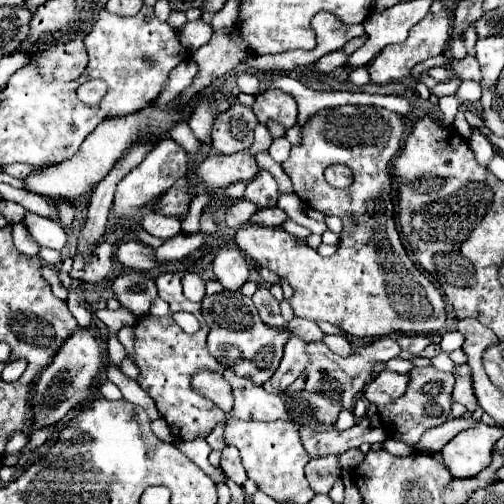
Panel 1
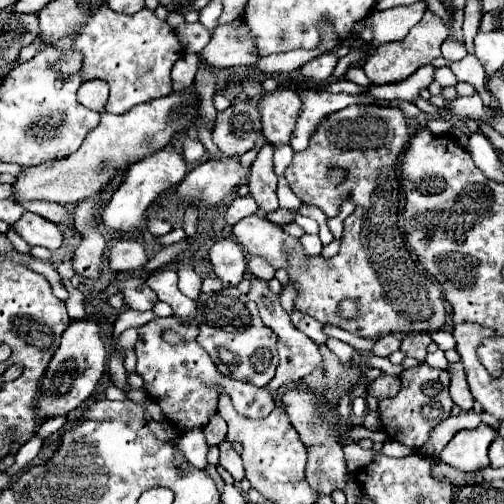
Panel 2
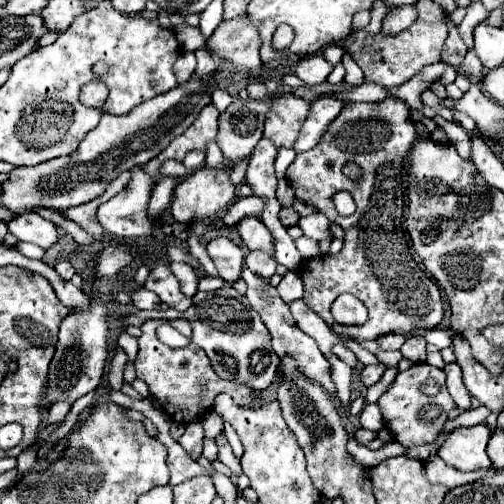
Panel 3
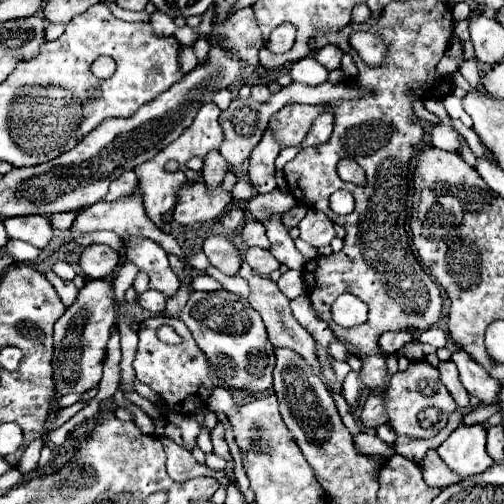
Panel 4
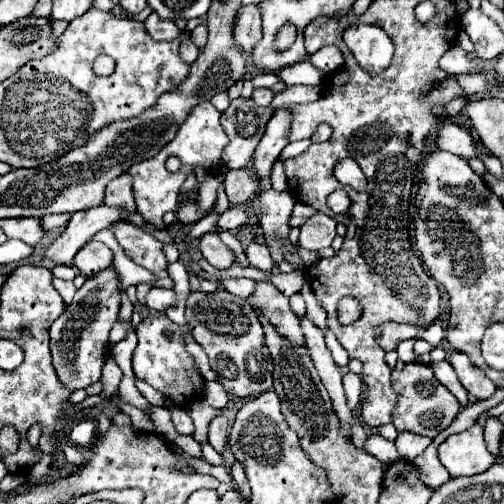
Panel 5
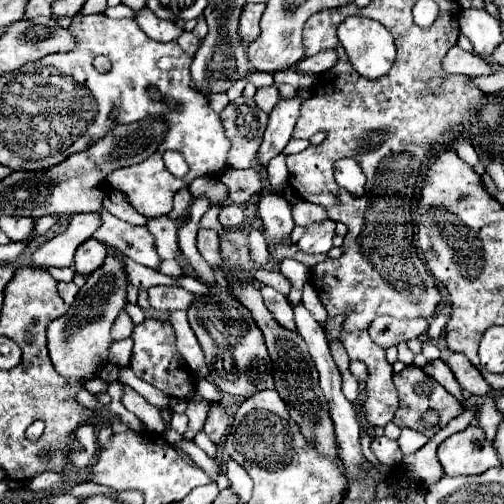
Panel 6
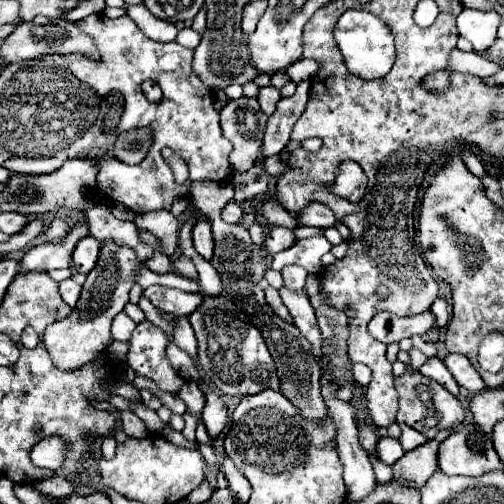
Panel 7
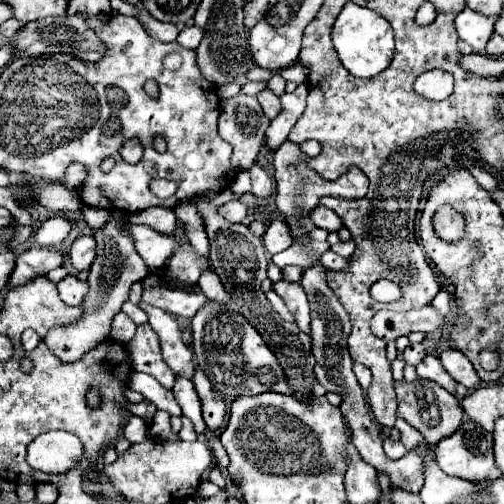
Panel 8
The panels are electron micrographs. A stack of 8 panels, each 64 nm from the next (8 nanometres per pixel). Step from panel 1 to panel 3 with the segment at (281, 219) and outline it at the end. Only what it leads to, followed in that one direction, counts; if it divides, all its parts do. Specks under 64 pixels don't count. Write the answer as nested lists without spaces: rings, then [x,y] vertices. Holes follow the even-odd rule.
[[[282,208],[280,210],[280,222],[288,228],[288,226],[296,226],[300,220],[300,214],[294,208]]]

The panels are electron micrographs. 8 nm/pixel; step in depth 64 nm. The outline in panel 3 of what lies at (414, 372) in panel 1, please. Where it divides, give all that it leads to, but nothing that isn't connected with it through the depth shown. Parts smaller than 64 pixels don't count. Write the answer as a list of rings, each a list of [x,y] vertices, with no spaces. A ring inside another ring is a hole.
[[[422,362],[422,364],[414,364],[406,372],[398,372],[388,392],[380,396],[378,406],[382,410],[386,428],[392,432],[394,440],[406,448],[412,448],[416,444],[426,444],[426,442],[436,440],[444,422],[448,420],[448,412],[456,404],[446,390],[444,372],[440,368],[434,368]]]

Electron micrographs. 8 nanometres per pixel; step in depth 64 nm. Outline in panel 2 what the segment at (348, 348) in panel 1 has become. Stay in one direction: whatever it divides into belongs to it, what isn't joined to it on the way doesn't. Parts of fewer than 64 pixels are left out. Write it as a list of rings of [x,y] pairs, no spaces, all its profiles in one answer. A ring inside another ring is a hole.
[[[328,338],[326,346],[328,346],[328,348],[330,348],[330,350],[332,350],[344,364],[352,364],[354,354],[356,354],[356,350],[354,350],[352,346],[348,346],[348,344],[344,344],[344,342],[336,340],[336,338]]]

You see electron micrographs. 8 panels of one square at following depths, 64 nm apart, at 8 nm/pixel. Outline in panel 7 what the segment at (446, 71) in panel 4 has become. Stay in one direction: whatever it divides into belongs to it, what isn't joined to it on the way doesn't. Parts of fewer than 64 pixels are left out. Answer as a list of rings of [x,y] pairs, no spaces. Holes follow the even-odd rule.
[[[458,48],[450,56],[450,66],[454,72],[468,72],[478,78],[488,78],[502,70],[502,66],[498,62],[492,62],[476,52],[462,52]]]

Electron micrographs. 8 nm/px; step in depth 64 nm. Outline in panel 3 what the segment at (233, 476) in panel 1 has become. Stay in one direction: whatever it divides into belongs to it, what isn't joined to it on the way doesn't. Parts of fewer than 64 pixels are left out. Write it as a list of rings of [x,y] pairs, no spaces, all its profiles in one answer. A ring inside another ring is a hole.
[[[220,434],[220,436],[216,438],[216,446],[218,446],[218,460],[224,462],[224,464],[232,470],[234,476],[240,476],[240,474],[242,474],[242,470],[240,470],[240,462],[234,458],[232,448],[230,448],[230,444],[228,444],[228,440],[226,440],[224,434]]]

